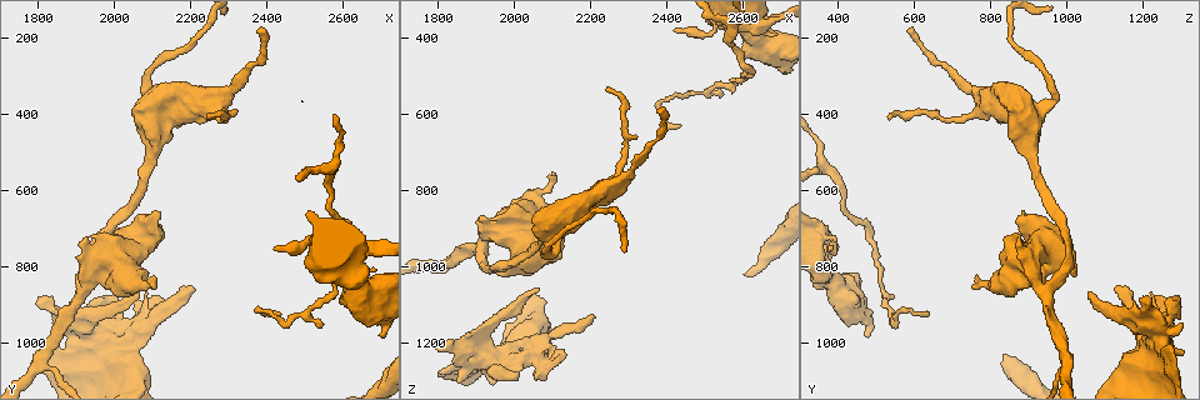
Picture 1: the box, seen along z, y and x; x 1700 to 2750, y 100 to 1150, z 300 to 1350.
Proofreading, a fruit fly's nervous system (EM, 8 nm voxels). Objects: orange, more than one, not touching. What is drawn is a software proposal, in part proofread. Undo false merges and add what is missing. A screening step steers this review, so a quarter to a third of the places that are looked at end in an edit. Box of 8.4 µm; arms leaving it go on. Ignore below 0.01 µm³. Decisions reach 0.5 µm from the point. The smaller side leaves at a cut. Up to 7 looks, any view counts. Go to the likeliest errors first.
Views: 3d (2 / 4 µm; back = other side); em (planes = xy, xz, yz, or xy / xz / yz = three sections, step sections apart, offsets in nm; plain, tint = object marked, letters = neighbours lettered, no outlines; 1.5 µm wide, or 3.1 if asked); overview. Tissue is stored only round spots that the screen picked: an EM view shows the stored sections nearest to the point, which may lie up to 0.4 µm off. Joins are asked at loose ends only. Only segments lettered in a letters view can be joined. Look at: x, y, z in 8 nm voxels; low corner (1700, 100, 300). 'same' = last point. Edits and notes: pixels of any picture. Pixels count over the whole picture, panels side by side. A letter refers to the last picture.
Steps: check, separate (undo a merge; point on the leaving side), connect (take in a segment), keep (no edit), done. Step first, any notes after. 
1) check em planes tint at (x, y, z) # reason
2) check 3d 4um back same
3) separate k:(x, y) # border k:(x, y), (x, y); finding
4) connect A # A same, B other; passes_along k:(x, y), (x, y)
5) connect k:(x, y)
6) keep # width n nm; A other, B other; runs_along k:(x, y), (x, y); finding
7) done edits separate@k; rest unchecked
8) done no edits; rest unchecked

check em xy step 8 letters at (2060, 875, 1065) # free end

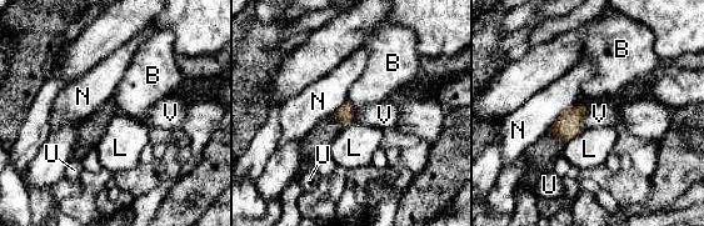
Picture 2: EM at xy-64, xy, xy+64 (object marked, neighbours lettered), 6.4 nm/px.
keep # width 110 nm; B other, L other, N other, U other, V other; border 2:(588, 106), (584, 114), (584, 129); no lettered segment goes on from it

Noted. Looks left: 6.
check em xy step 8 letters at (2130, 330, 885) # free end

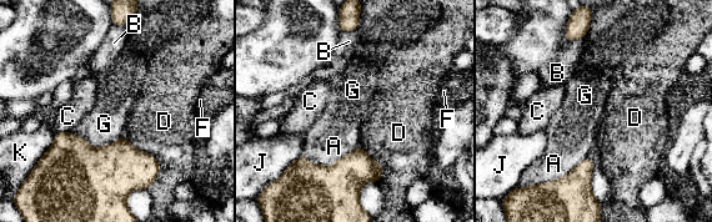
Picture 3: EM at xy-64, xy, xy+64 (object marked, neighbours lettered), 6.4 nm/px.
keep # A other, B other, C other, D other, F other, G other, J other, K other; border 3:(69, 131), (93, 146), (123, 137); none of them fits

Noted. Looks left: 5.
done no edits; rest unchecked

